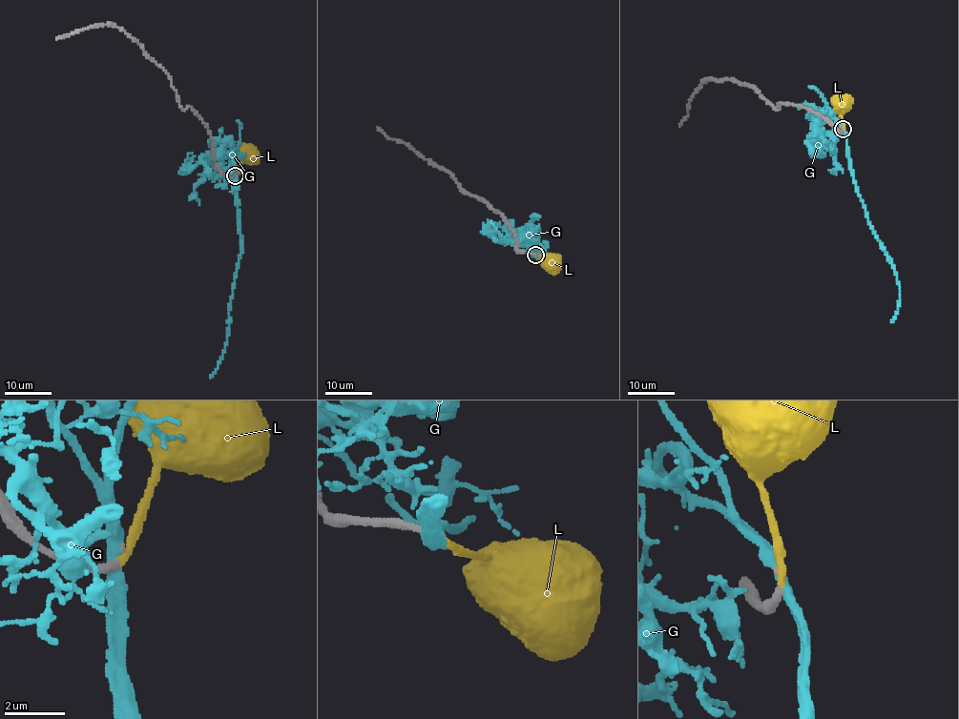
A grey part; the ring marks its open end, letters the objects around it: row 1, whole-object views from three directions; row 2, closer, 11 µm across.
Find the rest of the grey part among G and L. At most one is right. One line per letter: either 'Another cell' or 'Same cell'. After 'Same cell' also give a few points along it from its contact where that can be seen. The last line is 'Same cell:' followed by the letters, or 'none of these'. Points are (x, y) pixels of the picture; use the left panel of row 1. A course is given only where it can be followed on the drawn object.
G: Another cell
L: Same cell. Its course: (235, 176), (241, 155), (250, 154)
Same cell: L

